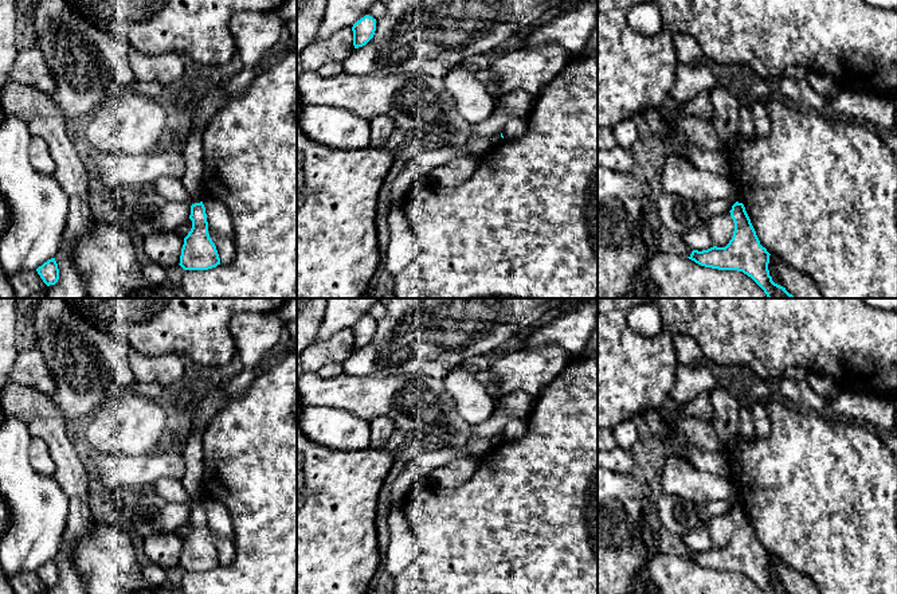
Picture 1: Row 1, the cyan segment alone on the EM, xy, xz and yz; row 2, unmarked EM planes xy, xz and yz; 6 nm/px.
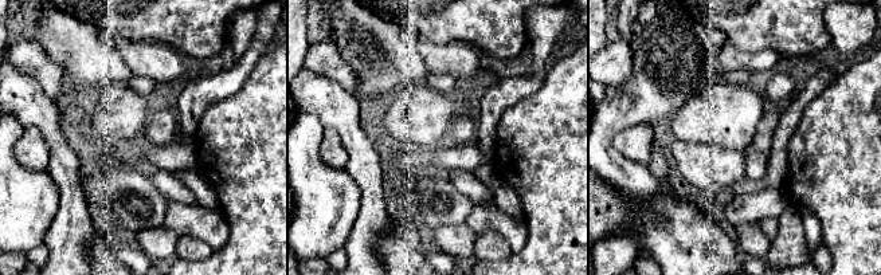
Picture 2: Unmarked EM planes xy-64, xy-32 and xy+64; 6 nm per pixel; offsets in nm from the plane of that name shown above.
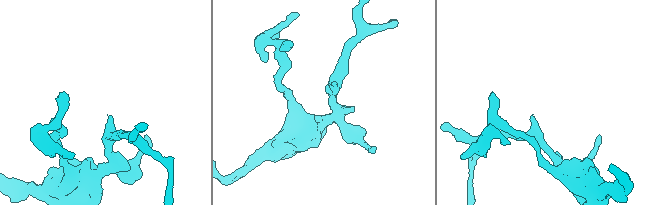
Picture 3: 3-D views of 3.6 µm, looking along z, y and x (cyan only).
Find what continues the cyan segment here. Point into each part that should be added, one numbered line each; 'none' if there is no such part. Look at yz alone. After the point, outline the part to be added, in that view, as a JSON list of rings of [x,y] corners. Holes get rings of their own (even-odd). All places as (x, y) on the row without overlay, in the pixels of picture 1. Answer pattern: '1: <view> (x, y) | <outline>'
1: yz (725, 418) | [[[721,386],[710,392],[710,400],[713,406],[712,425],[718,435],[718,443],[726,452],[730,462],[728,478],[733,488],[735,501],[743,504],[739,493],[740,454],[737,450],[741,402]]]

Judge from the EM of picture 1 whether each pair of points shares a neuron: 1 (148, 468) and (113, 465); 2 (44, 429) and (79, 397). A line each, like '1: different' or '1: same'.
1: same
2: different

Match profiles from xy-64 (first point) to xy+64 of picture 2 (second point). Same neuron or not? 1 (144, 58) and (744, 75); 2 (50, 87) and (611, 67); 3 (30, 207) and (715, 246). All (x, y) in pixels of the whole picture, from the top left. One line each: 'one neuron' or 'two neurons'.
1: two neurons
2: one neuron
3: two neurons

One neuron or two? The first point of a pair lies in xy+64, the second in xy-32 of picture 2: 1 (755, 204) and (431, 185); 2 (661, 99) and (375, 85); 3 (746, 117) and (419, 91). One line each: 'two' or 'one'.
1: one
2: one
3: one

